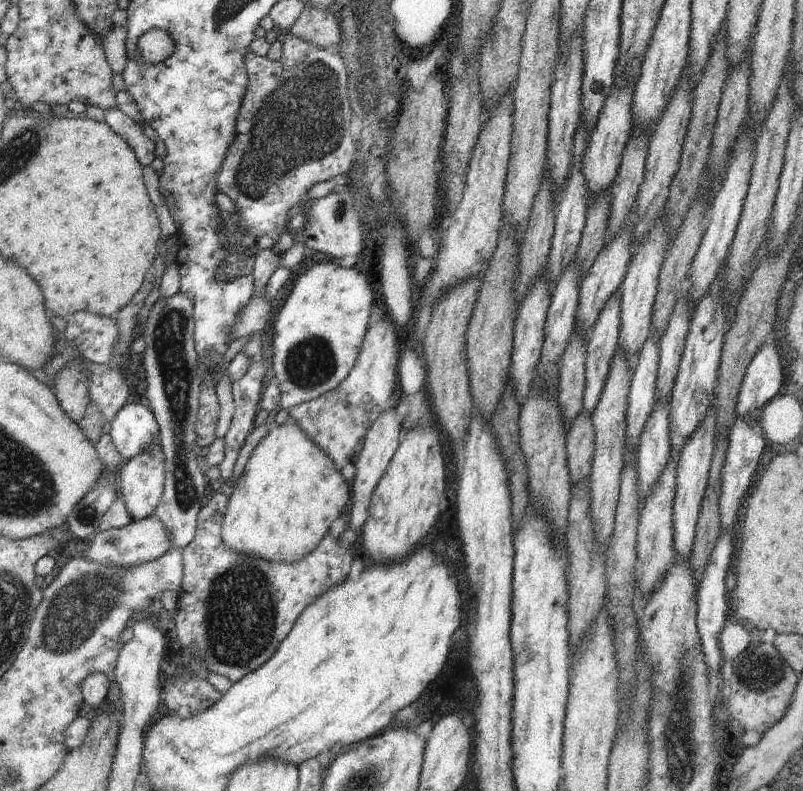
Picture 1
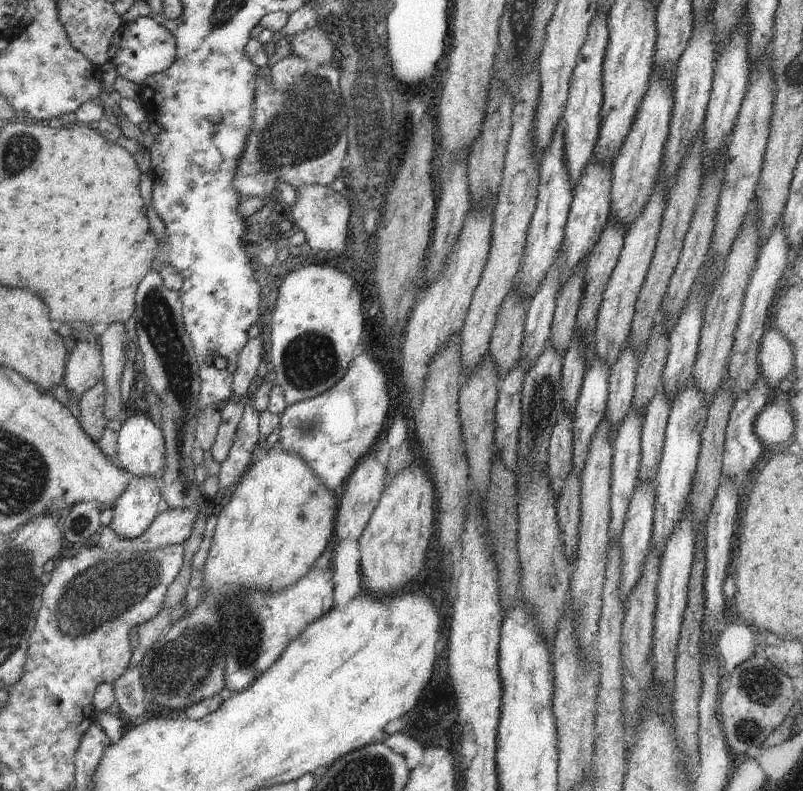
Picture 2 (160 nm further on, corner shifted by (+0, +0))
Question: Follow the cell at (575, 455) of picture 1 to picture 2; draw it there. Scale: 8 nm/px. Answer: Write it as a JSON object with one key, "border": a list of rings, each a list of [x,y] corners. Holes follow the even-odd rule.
{"border":[[[573,471],[570,472],[556,502],[559,531],[563,540],[563,553],[570,564],[577,557],[578,527],[581,515],[580,483],[581,478]]]}

